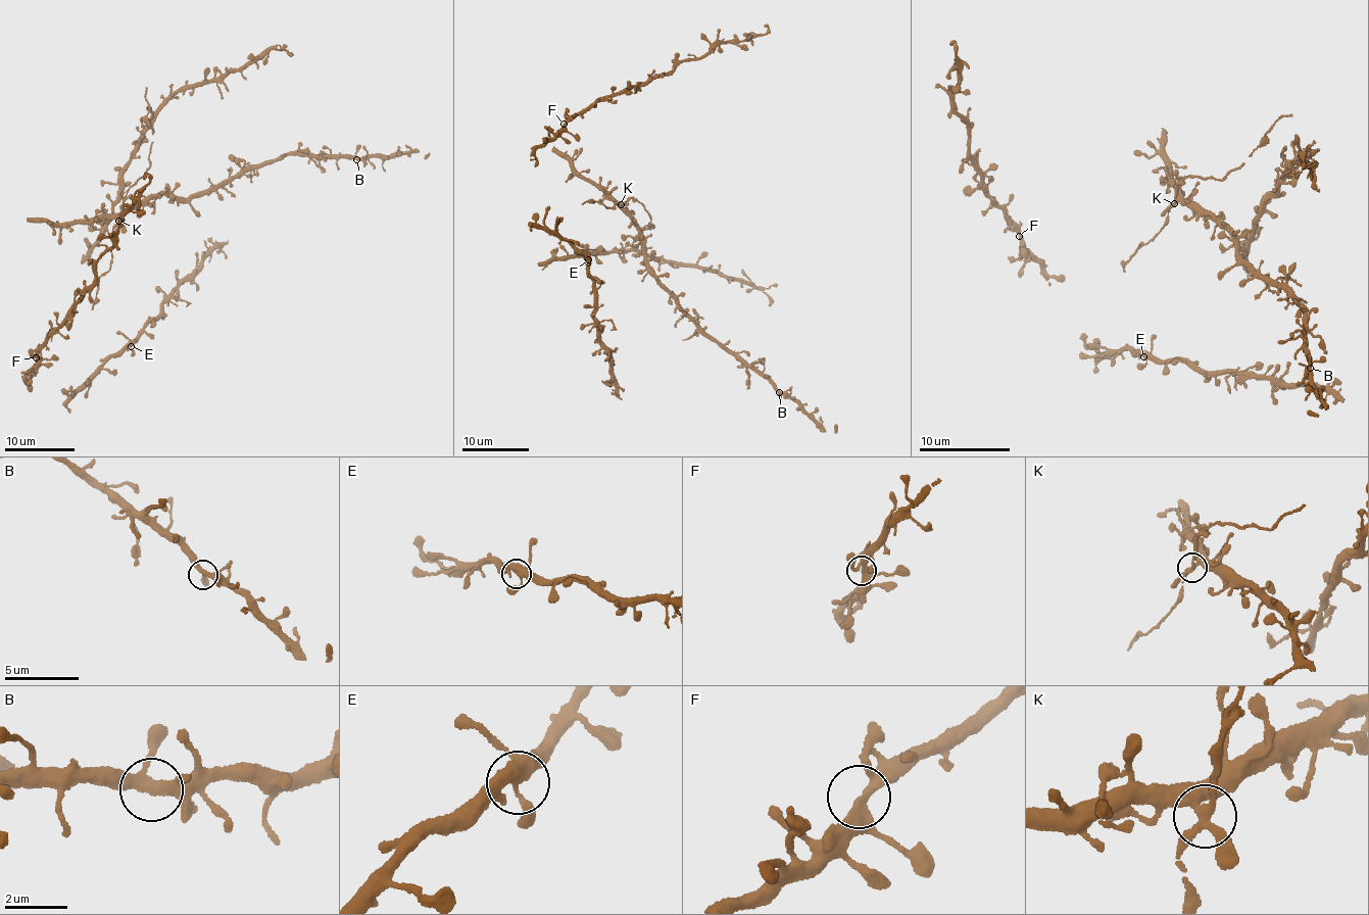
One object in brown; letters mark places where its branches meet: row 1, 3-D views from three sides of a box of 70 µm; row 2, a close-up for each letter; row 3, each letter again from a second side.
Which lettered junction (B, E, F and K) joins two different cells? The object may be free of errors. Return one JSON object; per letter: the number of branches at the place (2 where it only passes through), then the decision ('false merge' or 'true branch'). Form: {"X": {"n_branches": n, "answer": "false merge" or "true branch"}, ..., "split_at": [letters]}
{"B": {"n_branches": 5, "answer": "true branch"}, "E": {"n_branches": 5, "answer": "true branch"}, "F": {"n_branches": 4, "answer": "true branch"}, "K": {"n_branches": 5, "answer": "true branch"}, "split_at": []}

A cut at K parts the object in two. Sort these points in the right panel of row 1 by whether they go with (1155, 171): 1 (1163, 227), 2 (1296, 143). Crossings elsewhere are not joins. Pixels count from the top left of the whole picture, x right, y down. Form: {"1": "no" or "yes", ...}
{"1": "no", "2": "yes"}

